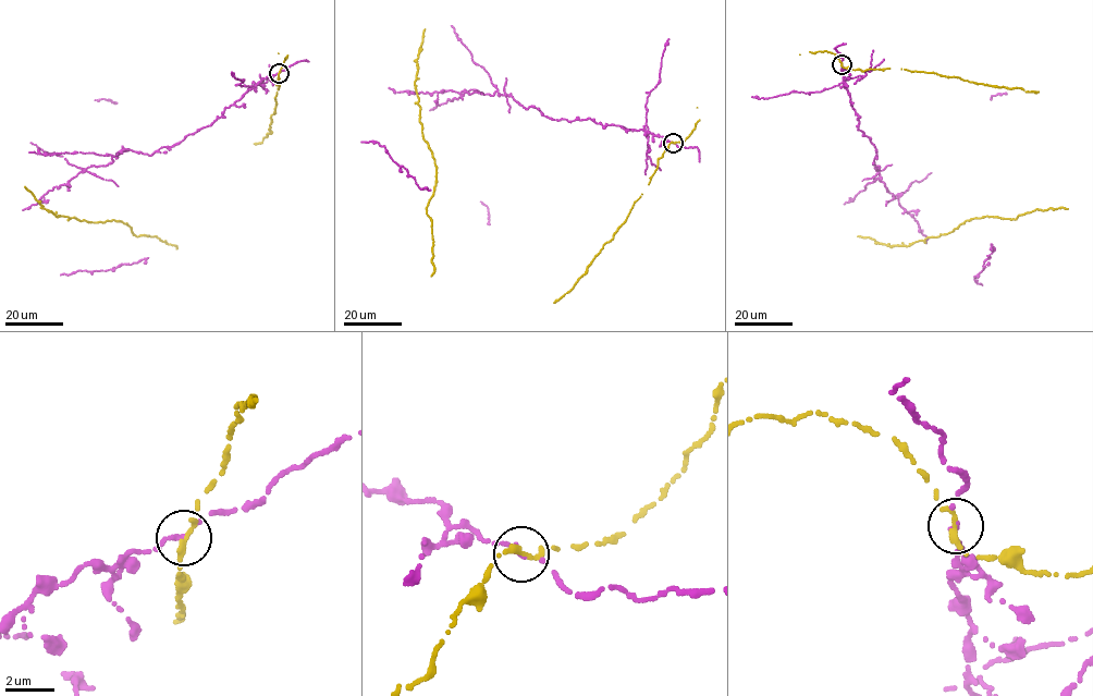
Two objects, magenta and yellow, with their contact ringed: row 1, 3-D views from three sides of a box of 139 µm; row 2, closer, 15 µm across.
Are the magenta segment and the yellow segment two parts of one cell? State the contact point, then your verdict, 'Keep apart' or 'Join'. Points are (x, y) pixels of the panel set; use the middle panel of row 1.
Place: (673, 143). Keep apart

